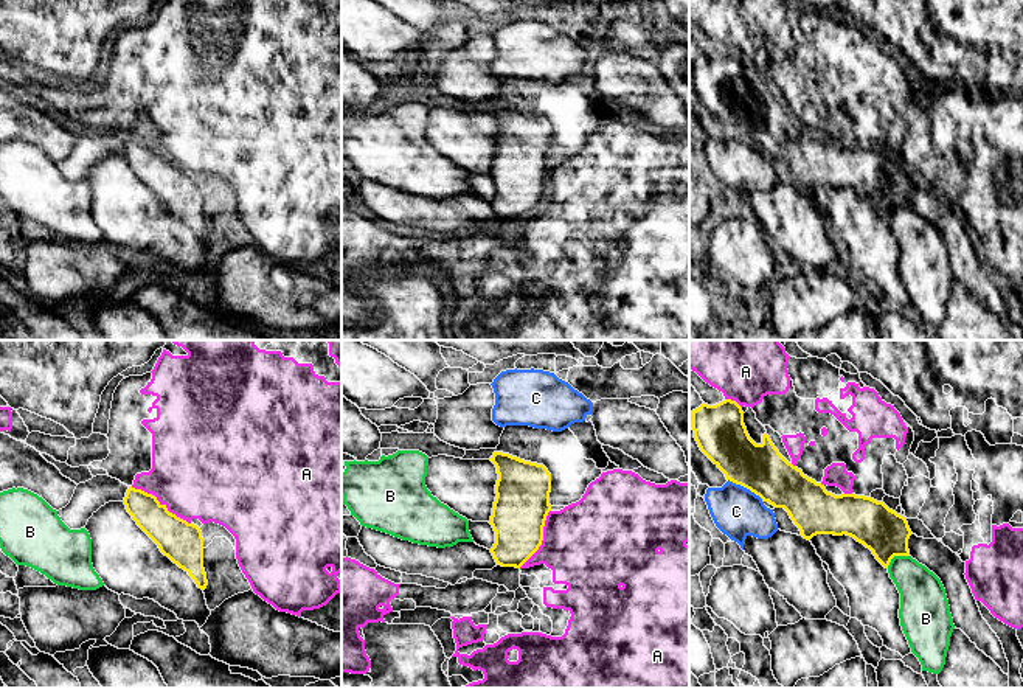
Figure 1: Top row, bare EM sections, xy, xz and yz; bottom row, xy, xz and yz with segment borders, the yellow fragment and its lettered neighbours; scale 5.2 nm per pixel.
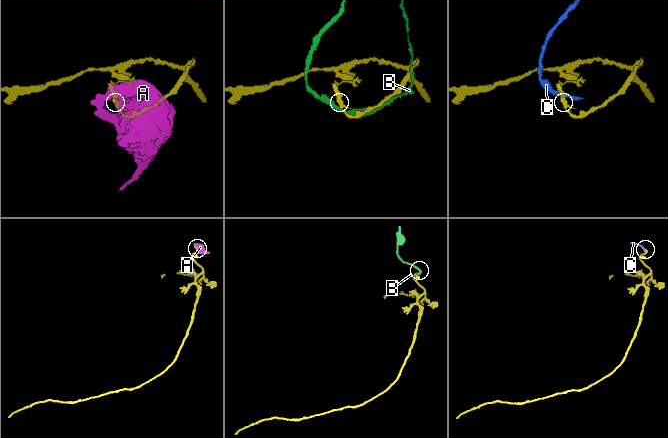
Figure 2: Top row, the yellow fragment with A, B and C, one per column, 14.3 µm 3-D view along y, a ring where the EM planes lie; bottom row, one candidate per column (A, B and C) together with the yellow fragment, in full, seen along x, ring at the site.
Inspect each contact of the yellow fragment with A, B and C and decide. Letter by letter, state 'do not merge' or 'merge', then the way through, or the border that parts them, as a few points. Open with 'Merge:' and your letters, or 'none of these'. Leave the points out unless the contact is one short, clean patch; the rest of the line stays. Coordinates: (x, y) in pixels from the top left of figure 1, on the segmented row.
Merge: none of these
A: do not merge
B: do not merge
C: do not merge

